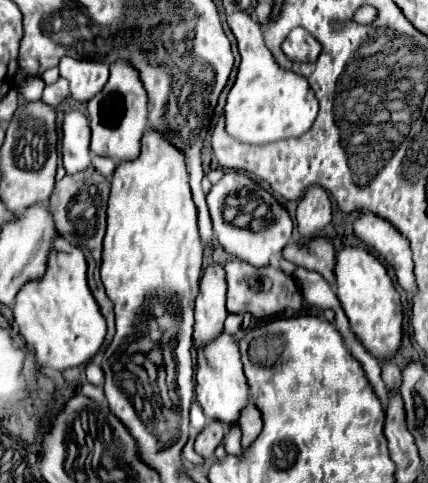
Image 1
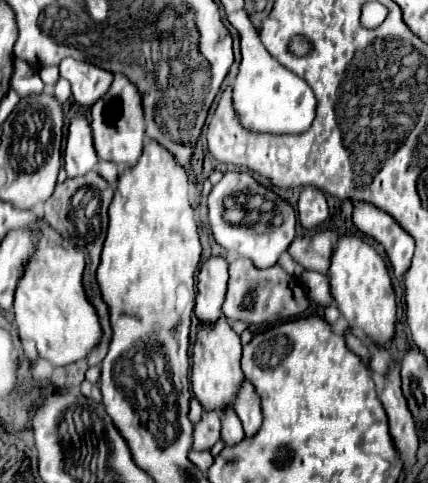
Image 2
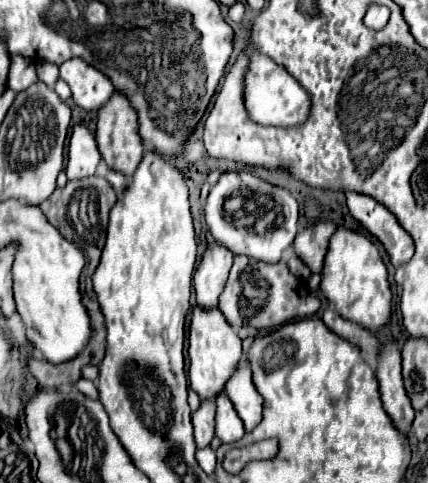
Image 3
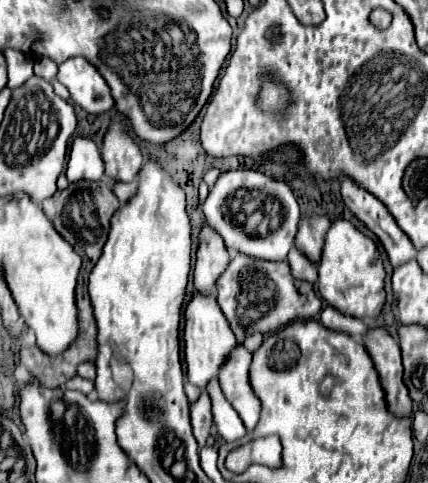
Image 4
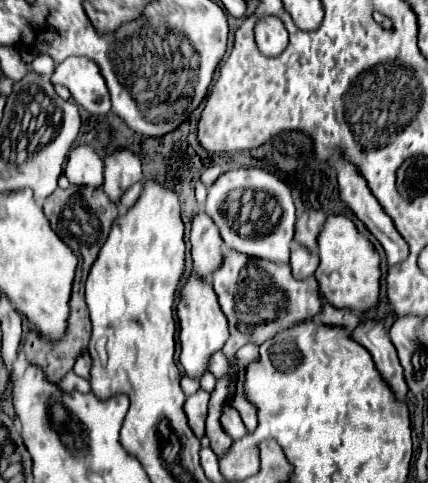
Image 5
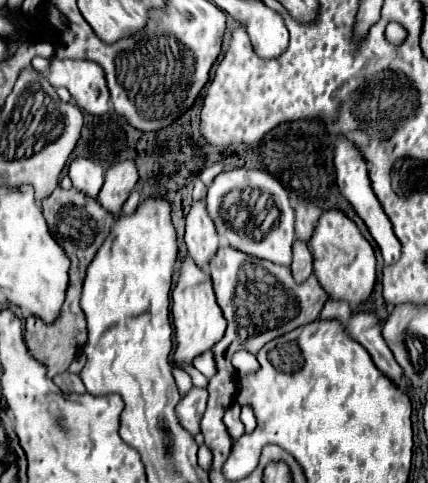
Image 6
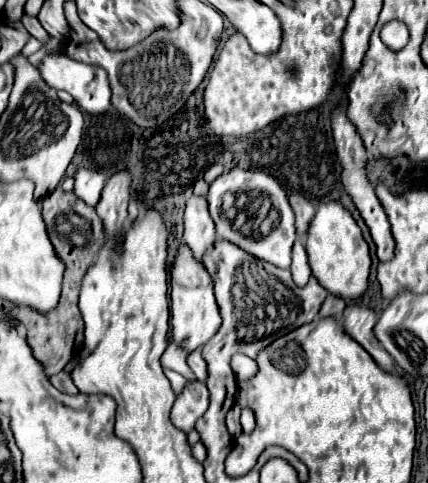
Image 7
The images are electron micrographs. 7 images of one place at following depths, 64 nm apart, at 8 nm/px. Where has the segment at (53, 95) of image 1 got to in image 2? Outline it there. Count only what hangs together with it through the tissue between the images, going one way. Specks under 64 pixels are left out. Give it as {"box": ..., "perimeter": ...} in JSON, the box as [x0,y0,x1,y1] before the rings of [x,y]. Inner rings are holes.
{"box":[52,78,70,104],"perimeter":[[[60,78],[60,80],[54,84],[52,94],[54,94],[54,98],[56,98],[60,104],[62,104],[62,102],[66,102],[66,100],[70,98],[70,84],[68,84],[68,80]]]}

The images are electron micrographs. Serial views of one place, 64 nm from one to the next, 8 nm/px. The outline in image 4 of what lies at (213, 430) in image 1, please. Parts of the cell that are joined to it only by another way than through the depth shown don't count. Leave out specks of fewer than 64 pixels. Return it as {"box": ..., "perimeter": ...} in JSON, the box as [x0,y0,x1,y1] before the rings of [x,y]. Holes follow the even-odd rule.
{"box":[190,392,212,446],"perimeter":[[[204,392],[190,408],[190,416],[192,416],[192,428],[194,428],[194,438],[198,440],[200,446],[206,444],[208,436],[212,434],[212,404],[208,394]]]}

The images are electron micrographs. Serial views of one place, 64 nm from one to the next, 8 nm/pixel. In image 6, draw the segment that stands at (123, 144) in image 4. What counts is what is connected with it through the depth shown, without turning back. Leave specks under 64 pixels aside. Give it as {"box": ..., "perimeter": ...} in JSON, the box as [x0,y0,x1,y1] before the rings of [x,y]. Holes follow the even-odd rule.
{"box":[98,160,138,216],"perimeter":[[[120,160],[120,162],[112,164],[106,170],[104,186],[98,194],[100,204],[106,210],[110,210],[114,216],[118,216],[130,190],[134,188],[136,180],[138,180],[138,168],[136,168],[136,164],[132,164],[132,160]]]}

